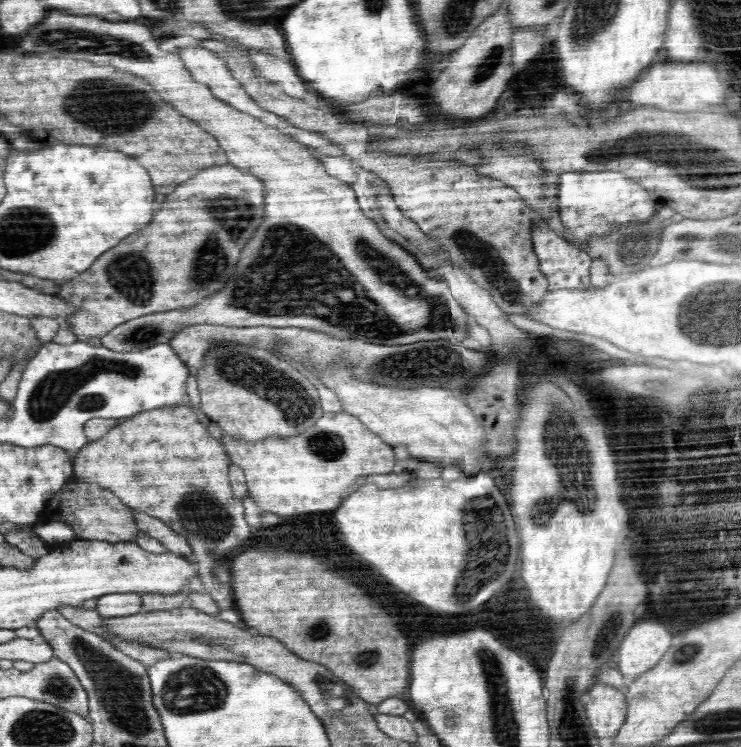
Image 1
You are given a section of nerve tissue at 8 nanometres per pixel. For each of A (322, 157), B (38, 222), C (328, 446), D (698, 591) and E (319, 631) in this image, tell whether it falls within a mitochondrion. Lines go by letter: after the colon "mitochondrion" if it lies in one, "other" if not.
A: other
B: mitochondrion
C: mitochondrion
D: other
E: mitochondrion

